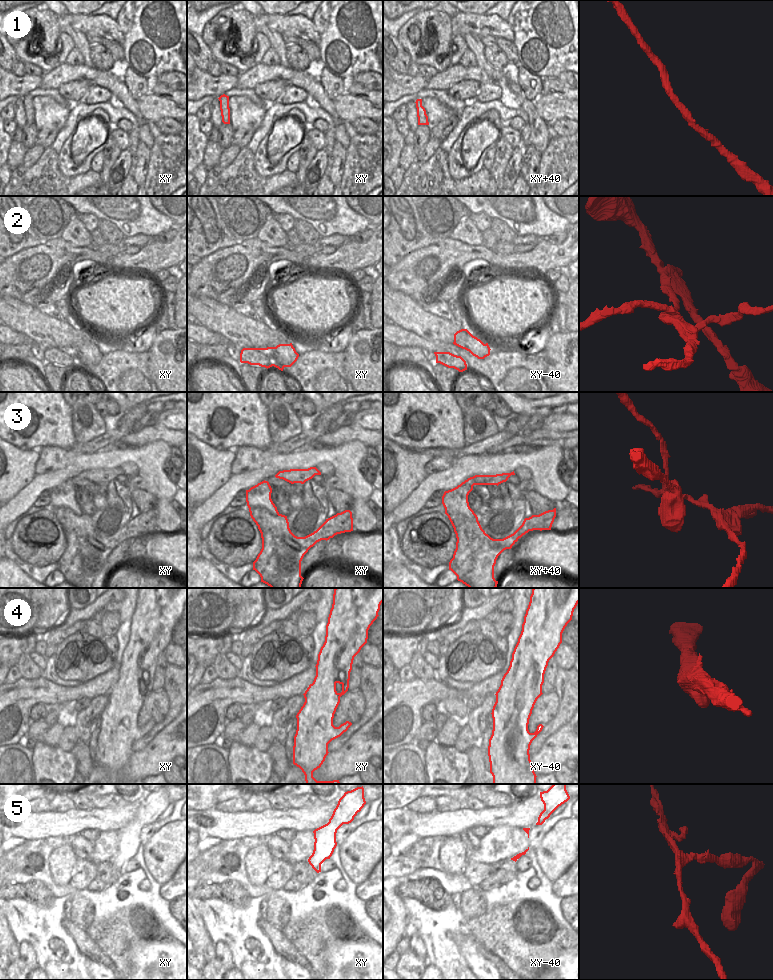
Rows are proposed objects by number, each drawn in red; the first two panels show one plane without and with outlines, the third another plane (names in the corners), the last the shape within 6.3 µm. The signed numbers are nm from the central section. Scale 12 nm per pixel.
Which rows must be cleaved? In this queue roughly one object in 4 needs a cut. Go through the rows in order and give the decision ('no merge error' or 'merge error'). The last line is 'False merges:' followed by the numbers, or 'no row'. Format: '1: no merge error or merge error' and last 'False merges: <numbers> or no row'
1: no merge error
2: no merge error
3: merge error
4: no merge error
5: merge error
False merges: 3, 5

